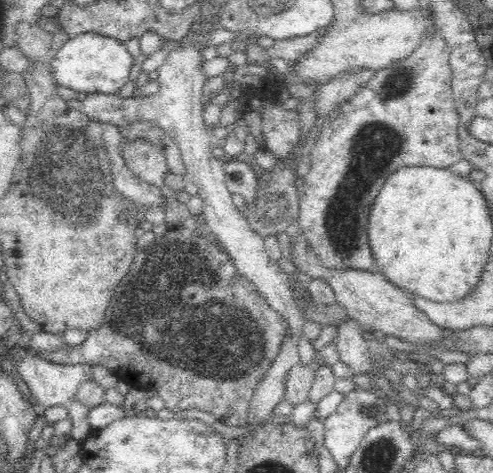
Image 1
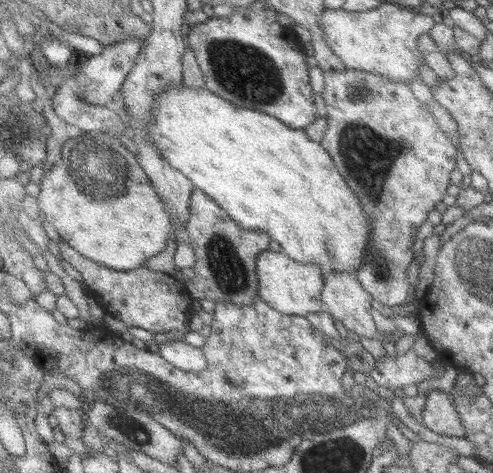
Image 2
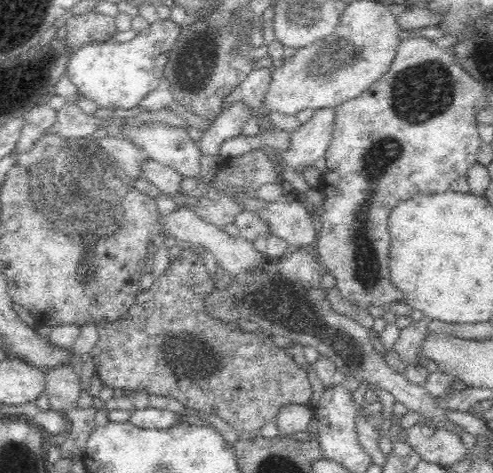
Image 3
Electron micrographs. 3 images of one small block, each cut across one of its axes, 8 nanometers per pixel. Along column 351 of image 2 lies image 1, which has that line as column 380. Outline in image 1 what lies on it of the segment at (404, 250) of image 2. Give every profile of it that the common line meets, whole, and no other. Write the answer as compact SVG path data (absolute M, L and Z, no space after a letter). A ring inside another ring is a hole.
M442 36L426 40L406 60L400 60L392 68L378 70L374 78L352 96L352 100L342 104L338 116L318 134L318 142L314 144L316 148L308 158L310 172L302 182L304 186L298 188L300 234L318 252L318 258L326 268L362 268L378 272L366 238L366 212L370 208L370 200L378 196L382 180L402 164L450 168L458 160L464 160L458 130L460 114L452 94L450 50Z

